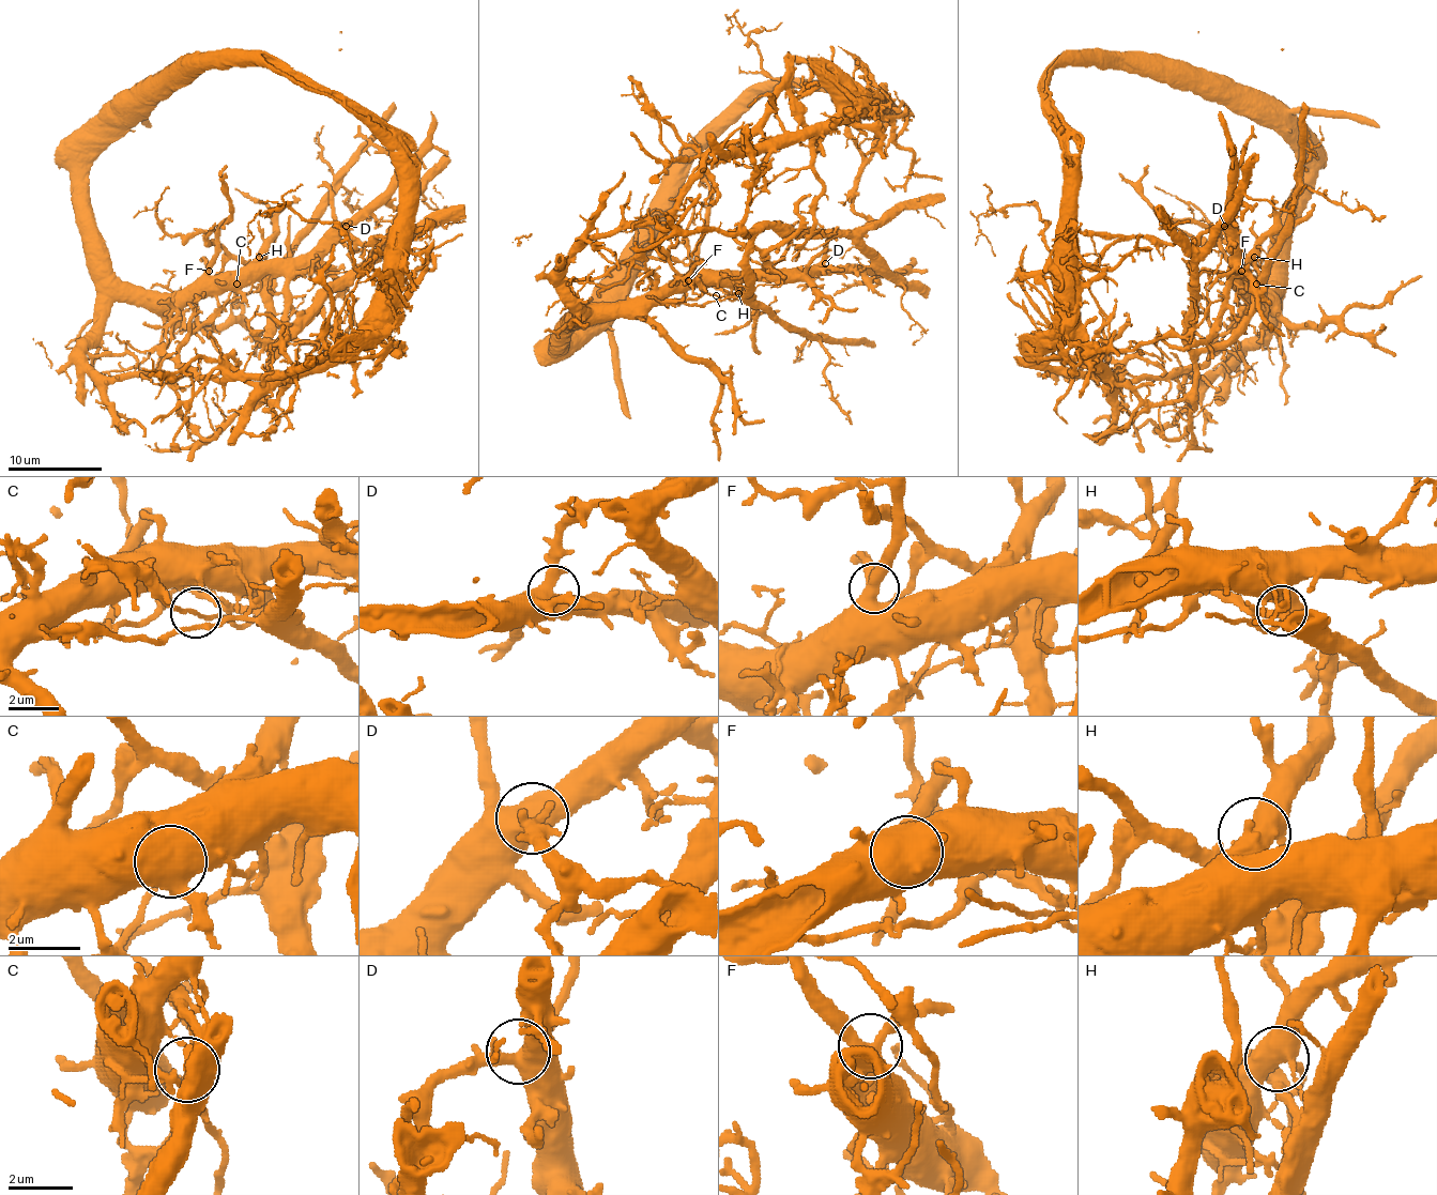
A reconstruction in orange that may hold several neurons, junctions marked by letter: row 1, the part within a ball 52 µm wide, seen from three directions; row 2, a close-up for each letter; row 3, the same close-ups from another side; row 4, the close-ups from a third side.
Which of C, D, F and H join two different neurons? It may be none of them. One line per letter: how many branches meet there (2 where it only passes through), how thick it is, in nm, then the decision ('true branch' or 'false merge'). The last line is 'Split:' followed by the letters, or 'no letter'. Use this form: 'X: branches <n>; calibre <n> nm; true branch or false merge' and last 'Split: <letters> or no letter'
C: branches 2; calibre 120 nm; false merge
D: branches 4; calibre 550 nm; true branch
F: branches 4; calibre 440 nm; true branch
H: branches 4; calibre 480 nm; false merge
Split: C, H

